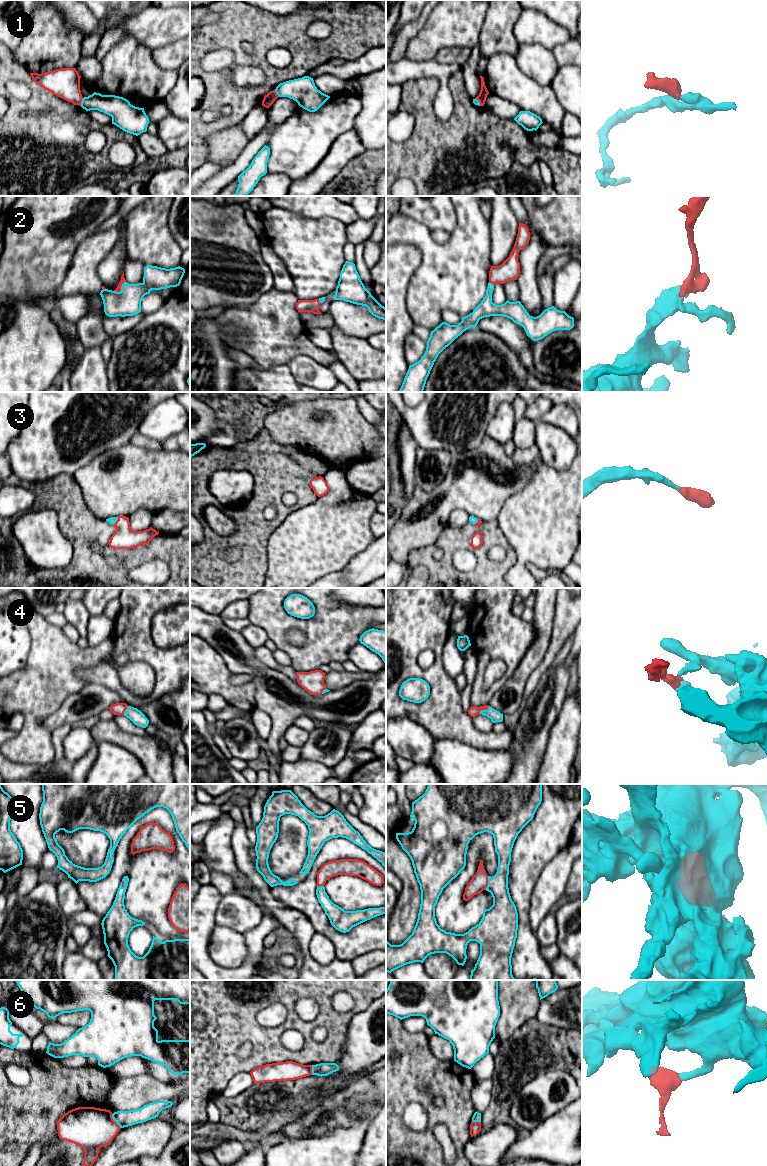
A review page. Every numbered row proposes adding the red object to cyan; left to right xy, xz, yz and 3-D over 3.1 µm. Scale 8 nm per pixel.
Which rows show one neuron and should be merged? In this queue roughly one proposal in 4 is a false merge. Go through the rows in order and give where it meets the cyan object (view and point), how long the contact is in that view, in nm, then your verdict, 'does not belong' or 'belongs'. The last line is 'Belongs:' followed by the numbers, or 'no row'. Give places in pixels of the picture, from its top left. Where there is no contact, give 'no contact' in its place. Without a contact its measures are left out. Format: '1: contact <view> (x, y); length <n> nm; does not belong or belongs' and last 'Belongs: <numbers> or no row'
1: contact xy (81, 102); length 70 nm; does not belong
2: contact xy (121, 288); length 130 nm; belongs
3: contact xy (115, 522); length 80 nm; belongs
4: contact yz (483, 710); length 110 nm; belongs
5: contact yz (488, 883); length 120 nm; belongs
6: contact xy (114, 1120); length 140 nm; does not belong
Belongs: 2, 3, 4, 5

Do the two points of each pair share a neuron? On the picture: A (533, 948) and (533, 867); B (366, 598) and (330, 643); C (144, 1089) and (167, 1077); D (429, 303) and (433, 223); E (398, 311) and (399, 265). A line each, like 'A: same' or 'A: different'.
A: same
B: different
C: different
D: different
E: same

